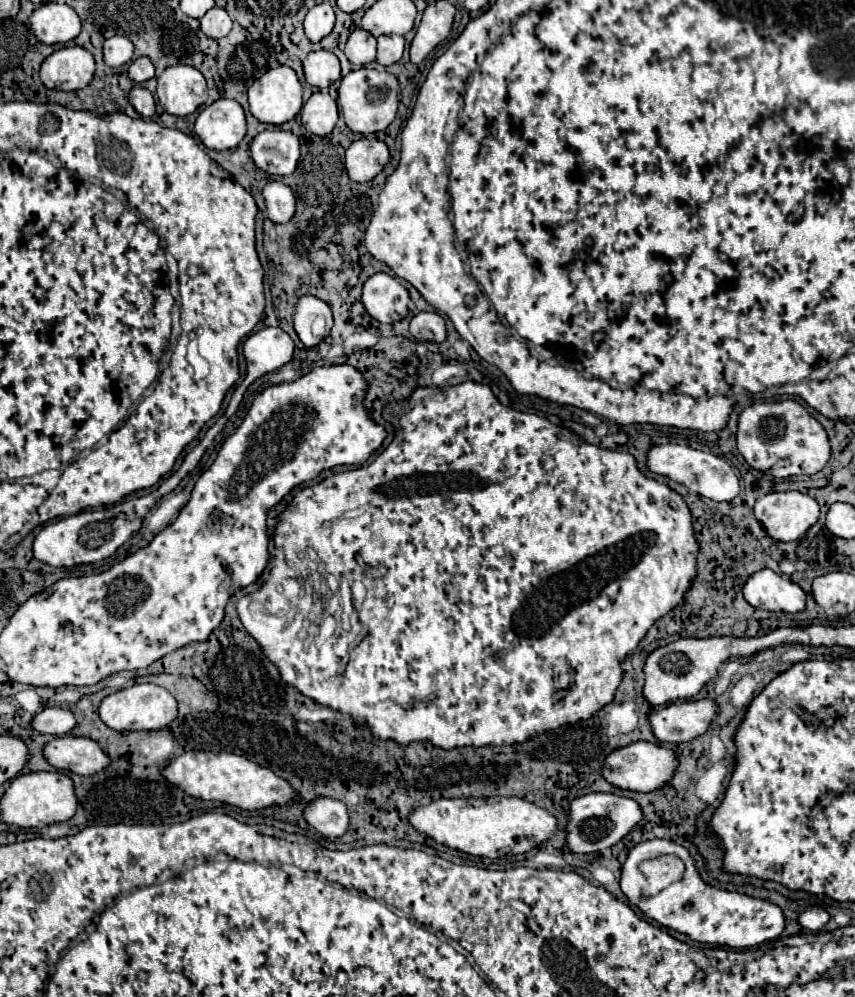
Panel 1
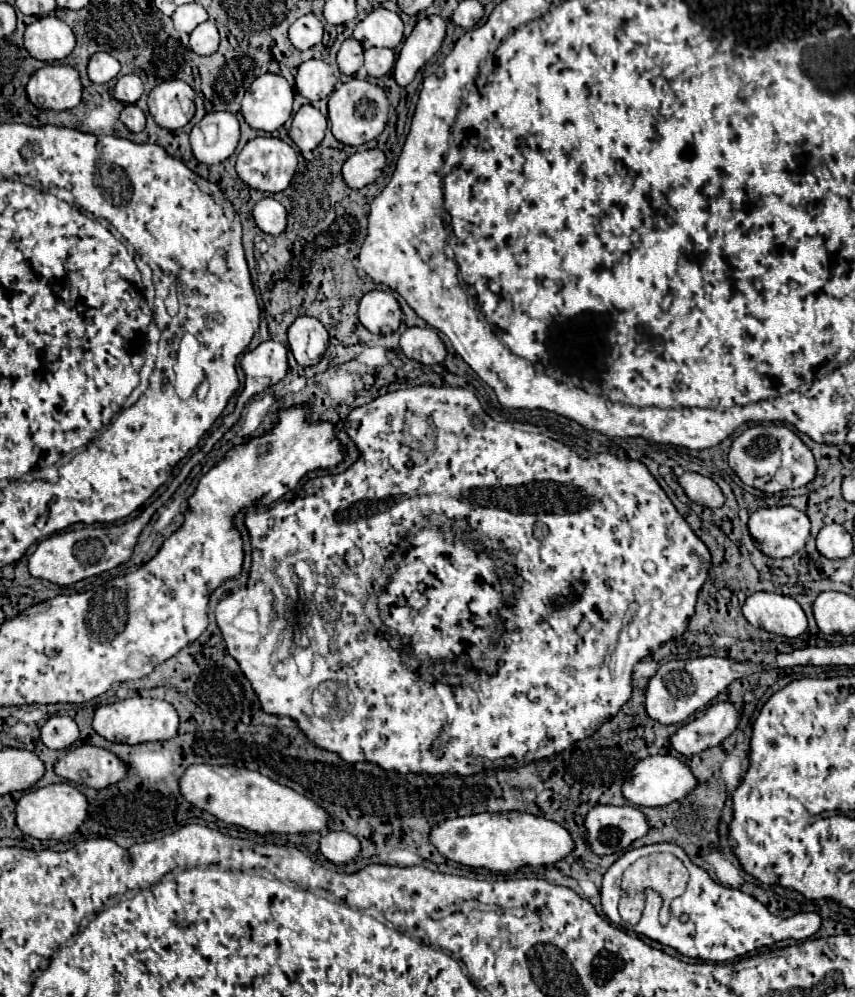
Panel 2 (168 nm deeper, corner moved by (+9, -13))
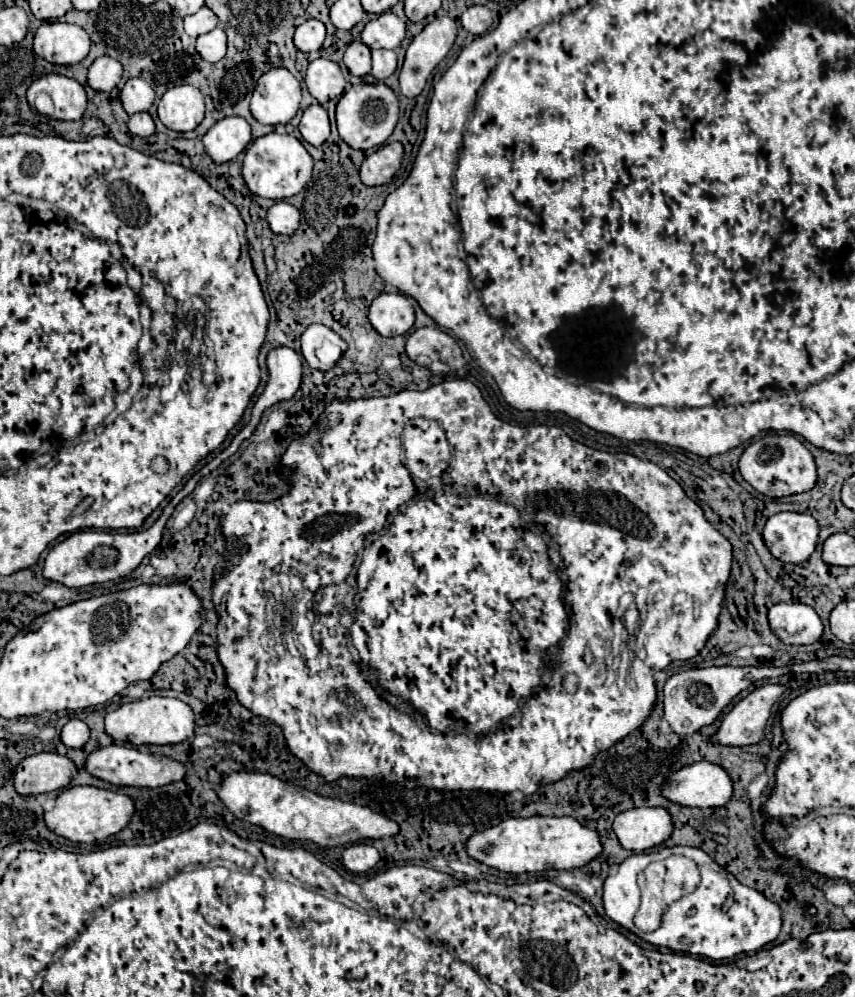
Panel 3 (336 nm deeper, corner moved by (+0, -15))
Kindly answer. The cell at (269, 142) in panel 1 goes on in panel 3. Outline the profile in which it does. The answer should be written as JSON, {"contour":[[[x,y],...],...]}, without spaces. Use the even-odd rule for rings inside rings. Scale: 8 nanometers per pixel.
{"contour":[[[277,132],[253,140],[243,160],[243,178],[249,190],[261,198],[271,198],[271,200],[285,200],[289,196],[299,194],[309,182],[311,170],[313,170],[313,160],[309,152],[303,148],[303,144],[289,134],[277,134]]]}

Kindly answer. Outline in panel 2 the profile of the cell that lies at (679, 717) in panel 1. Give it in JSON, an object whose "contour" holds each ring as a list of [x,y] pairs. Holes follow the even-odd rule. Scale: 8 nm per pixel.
{"contour":[[[714,702],[702,716],[688,722],[680,728],[674,738],[672,746],[680,754],[698,754],[706,748],[718,746],[724,738],[728,738],[740,722],[740,708],[732,702]]]}

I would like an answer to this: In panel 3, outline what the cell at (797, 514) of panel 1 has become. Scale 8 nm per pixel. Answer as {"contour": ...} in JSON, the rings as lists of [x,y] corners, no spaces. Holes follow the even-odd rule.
{"contour":[[[779,512],[763,528],[763,540],[769,552],[781,562],[805,562],[819,540],[819,524],[811,514]]]}

